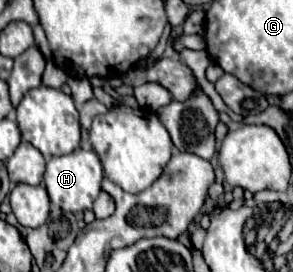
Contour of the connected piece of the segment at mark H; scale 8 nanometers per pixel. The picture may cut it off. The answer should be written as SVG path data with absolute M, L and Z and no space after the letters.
M74 149L68 155L62 157L52 157L46 163L46 173L44 173L44 183L46 191L50 195L50 201L58 205L64 211L86 211L92 207L94 199L100 193L100 181L104 177L100 159L94 151L84 151L84 149Z

